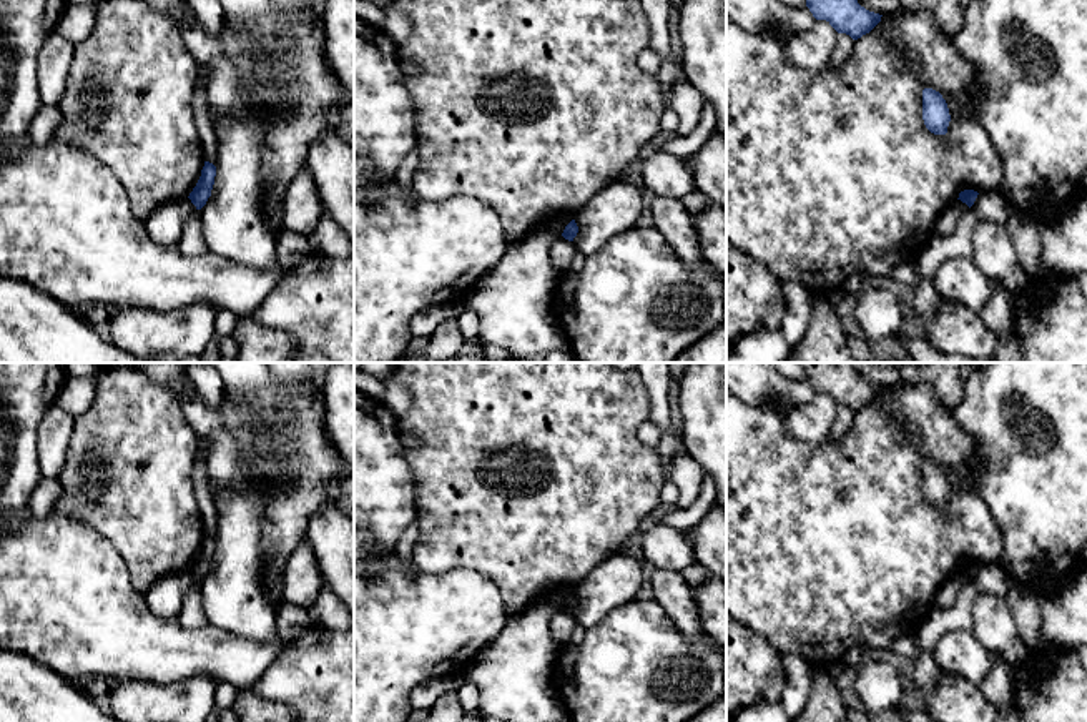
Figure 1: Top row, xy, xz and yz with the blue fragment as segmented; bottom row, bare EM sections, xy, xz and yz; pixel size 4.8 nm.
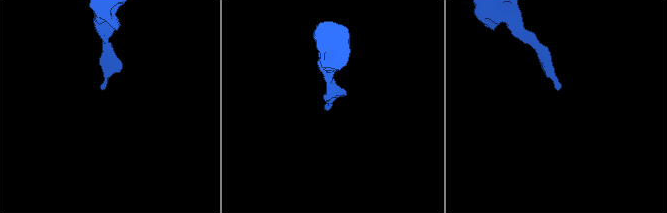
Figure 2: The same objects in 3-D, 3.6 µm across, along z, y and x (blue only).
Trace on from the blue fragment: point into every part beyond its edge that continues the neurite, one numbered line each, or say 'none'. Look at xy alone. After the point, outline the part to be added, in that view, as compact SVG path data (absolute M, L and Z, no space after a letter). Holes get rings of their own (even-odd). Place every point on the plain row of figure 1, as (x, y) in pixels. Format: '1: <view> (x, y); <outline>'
1: xy (205, 501); M203 438L199 441L198 456L191 469L191 482L196 496L196 506L201 512L203 531L216 539L218 536L218 509L211 494L211 487L206 474L206 451L209 448L209 439Z

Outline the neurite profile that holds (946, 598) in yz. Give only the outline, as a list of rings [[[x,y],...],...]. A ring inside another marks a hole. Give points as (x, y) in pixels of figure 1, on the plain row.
[[[954,572],[936,594],[934,606],[944,611],[951,609],[956,604],[957,596],[961,589],[967,584],[967,581],[969,579],[961,572]]]

